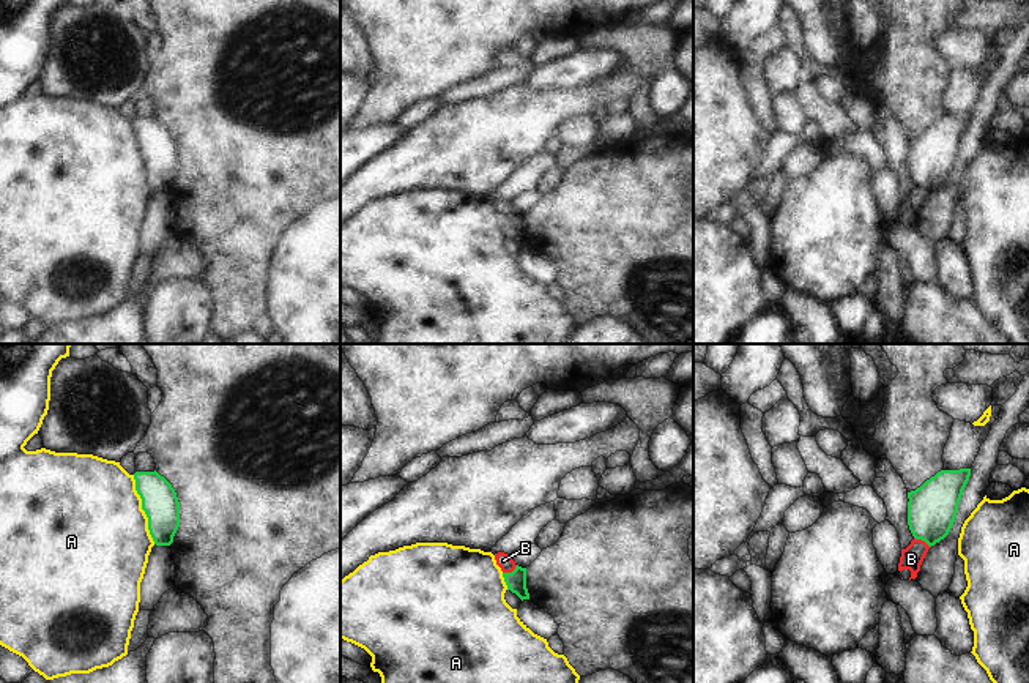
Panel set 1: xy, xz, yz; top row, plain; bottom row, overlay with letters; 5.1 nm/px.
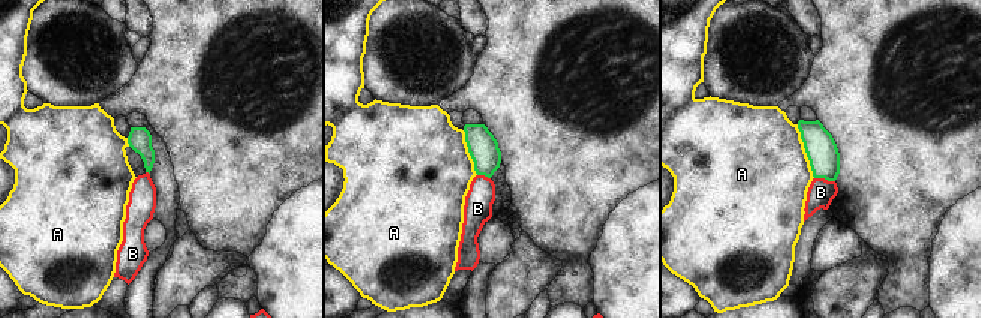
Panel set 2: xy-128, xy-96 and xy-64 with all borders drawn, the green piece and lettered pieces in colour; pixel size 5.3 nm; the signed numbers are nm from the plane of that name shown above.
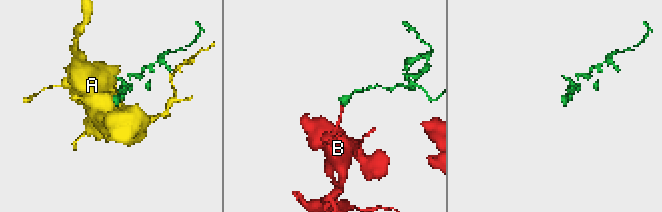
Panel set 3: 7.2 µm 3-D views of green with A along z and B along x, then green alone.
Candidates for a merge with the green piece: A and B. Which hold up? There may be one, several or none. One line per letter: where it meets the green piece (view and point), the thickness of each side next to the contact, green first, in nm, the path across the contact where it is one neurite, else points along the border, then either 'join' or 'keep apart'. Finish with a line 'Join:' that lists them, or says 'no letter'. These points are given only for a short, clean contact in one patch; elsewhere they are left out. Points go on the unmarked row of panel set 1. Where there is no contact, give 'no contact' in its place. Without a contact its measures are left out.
A: xy (142, 155) | 190/500 nm | along xy (133, 122), (141, 155), (147, 164), (147, 175), (155, 190) | keep apart
B: xz (509, 220) | 110/80 nm | along xz (517, 212), (511, 218), (503, 220) | keep apart
Join: no letter

